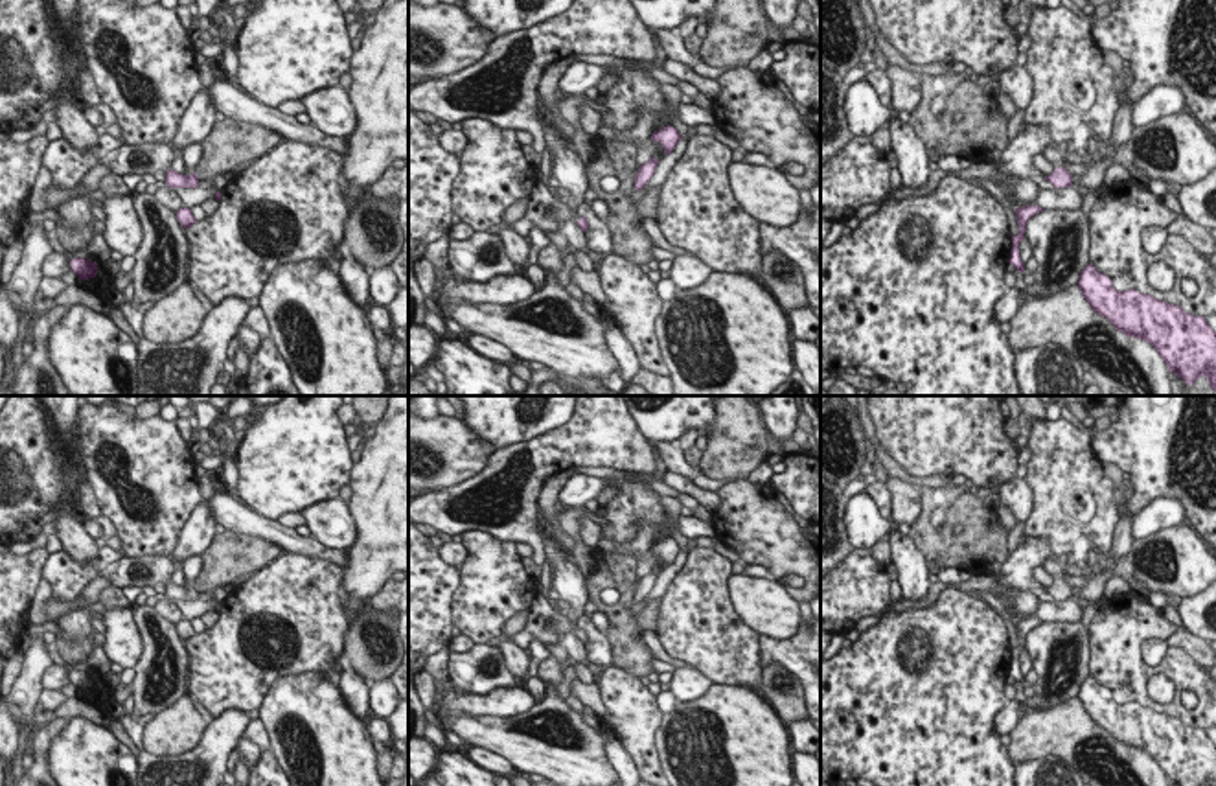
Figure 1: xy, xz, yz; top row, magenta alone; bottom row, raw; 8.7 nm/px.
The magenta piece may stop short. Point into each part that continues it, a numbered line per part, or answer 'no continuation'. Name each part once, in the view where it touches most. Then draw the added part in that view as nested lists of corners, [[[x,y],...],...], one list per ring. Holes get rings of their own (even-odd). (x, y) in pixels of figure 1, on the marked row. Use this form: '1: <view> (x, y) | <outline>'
1: yz (1051, 151) | [[[1047,144],[1041,155],[1054,169],[1063,166],[1061,151],[1054,144]]]

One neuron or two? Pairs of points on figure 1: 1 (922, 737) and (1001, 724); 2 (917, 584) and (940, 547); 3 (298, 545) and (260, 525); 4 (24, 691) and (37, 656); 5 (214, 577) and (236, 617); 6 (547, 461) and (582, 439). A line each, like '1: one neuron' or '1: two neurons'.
1: two neurons
2: two neurons
3: one neuron
4: one neuron
5: two neurons
6: one neuron

